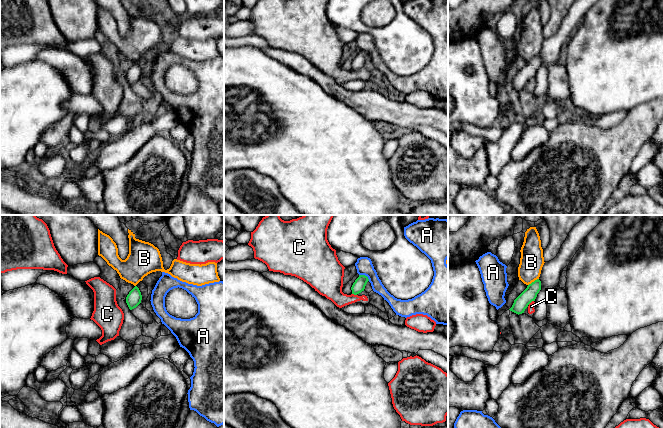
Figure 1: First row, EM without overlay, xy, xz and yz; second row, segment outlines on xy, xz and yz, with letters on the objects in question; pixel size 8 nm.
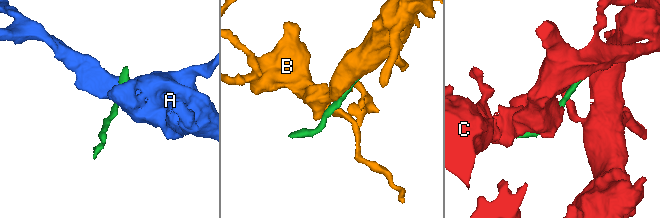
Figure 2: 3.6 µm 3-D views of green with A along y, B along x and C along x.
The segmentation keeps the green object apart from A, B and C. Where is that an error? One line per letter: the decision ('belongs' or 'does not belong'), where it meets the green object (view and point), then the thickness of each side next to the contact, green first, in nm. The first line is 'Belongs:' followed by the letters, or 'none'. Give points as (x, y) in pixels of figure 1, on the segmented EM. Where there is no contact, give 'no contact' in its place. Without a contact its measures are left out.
Belongs: none
A: does not belong; meets green in xz at (364, 275); 100 nm thick on the green side, 140 nm on the other
B: does not belong; meets green in yz at (534, 281); 110 nm thick on the green side, 190 nm on the other
C: does not belong; meets green in yz at (530, 302); 110 nm thick on the green side, 50 nm on the other

